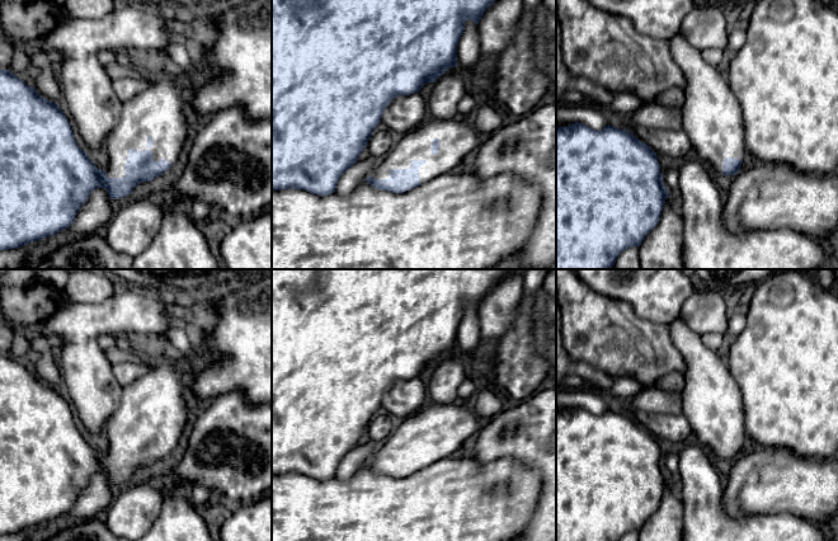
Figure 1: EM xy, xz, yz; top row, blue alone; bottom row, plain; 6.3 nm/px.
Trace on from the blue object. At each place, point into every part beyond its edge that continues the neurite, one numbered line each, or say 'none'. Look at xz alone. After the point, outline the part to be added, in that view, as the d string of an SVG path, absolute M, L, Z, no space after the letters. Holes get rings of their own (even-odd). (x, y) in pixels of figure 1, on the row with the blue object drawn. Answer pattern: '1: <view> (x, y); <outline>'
1: xz (457, 136); M472 116L428 118L394 145L371 177L389 179L391 169L409 169L411 160L424 160L425 164L419 168L419 177L420 184L425 184L451 173L477 146L477 135Z

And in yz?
1: yz (711, 116); M682 33L670 39L670 51L686 79L682 128L693 155L710 170L722 174L726 157L743 160L747 151L742 105L726 76L708 65Z

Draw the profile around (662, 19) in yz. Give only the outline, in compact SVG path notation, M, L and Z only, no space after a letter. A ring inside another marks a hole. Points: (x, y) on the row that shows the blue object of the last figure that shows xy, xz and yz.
M588 0L593 6L628 19L635 36L670 41L681 33L683 18L693 9L693 0Z

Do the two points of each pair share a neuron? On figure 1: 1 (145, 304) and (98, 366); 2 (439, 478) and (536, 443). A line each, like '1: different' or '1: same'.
1: same
2: different

